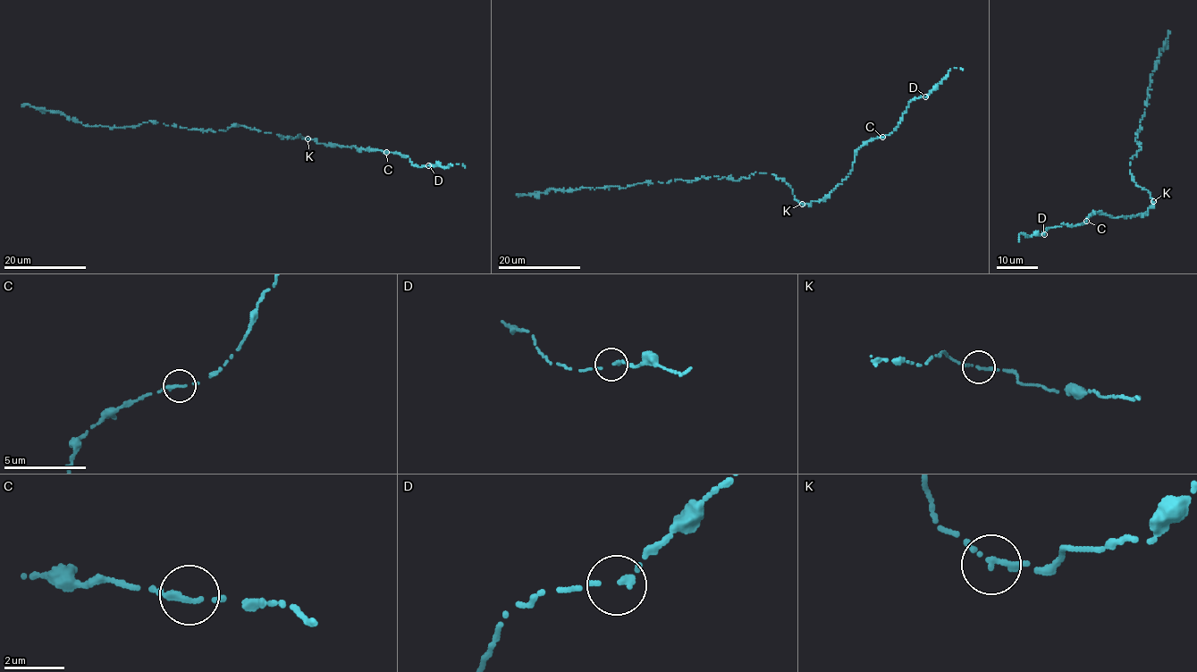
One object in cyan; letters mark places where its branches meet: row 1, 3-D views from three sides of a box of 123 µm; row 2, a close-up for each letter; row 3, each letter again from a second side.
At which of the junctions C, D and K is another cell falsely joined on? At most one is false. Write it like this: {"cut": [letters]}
{"cut": []}

